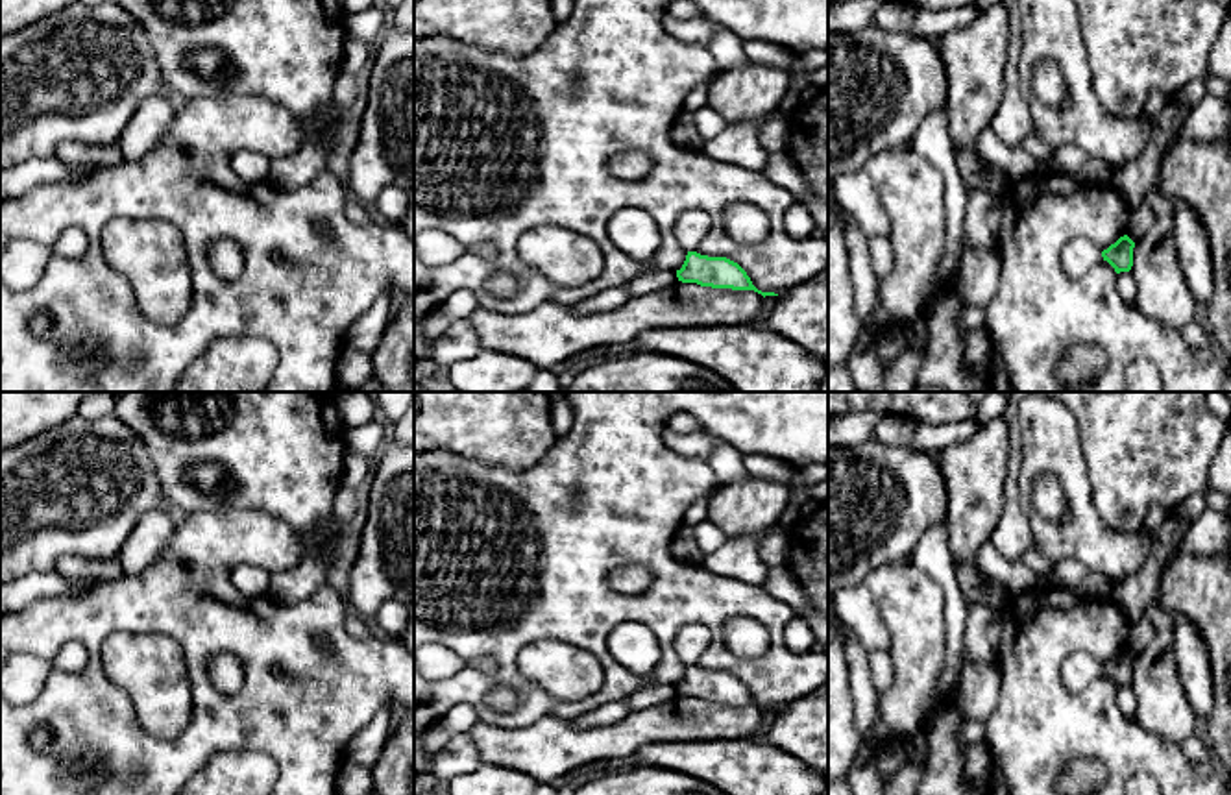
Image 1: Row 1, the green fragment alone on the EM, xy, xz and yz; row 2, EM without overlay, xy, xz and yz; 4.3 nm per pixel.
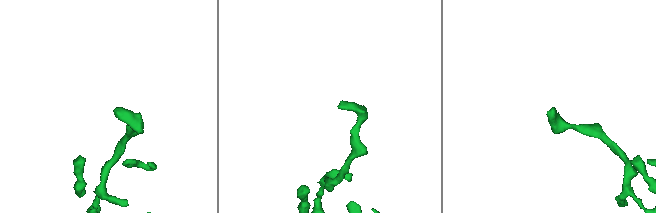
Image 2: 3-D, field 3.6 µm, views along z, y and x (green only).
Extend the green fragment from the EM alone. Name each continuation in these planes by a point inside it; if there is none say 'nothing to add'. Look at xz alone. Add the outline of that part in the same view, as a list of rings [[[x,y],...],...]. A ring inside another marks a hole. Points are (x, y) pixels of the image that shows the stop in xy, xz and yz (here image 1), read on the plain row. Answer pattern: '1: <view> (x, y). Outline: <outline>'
1: xz (692, 640). Outline: [[[688,625],[675,638],[675,651],[686,666],[695,666],[710,645],[712,632],[704,625]]]

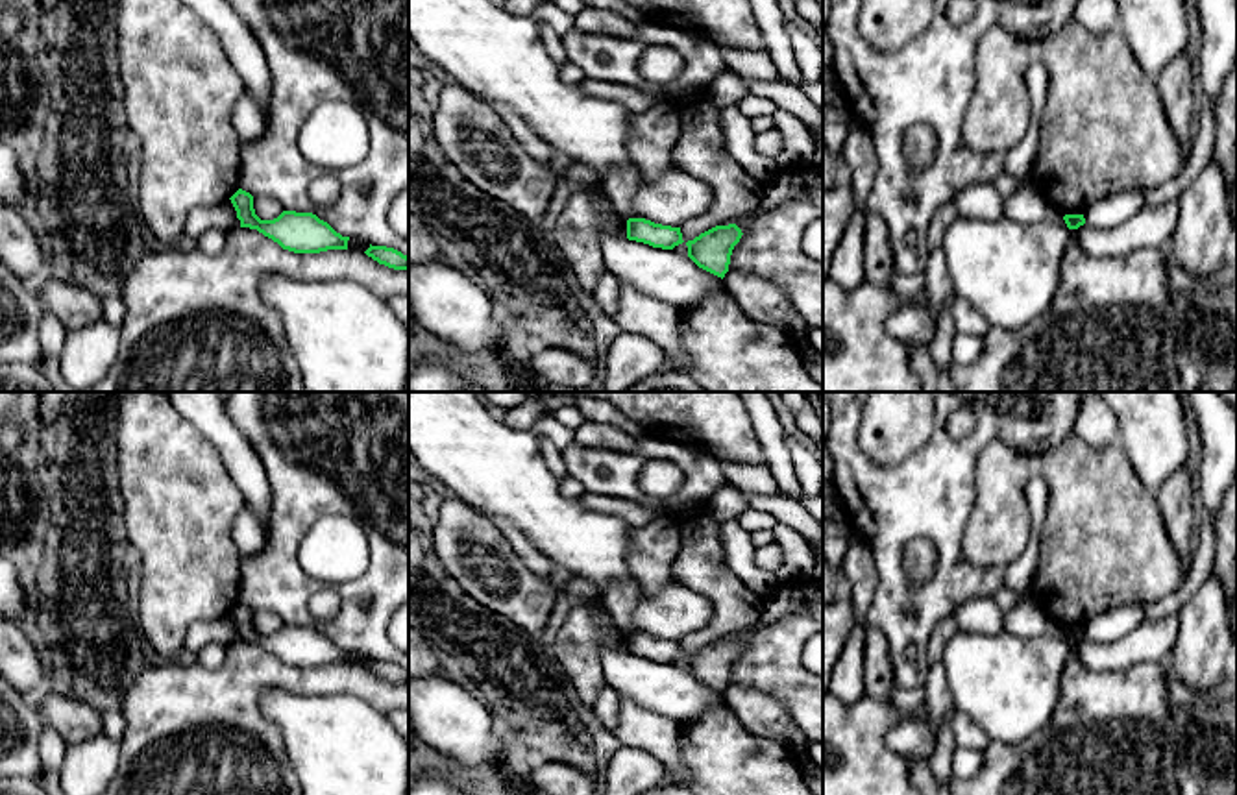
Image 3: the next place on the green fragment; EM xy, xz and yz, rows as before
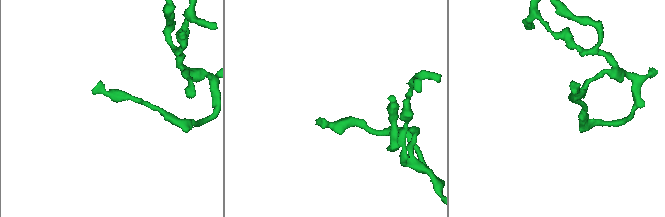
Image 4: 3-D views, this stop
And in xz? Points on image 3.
nothing to add

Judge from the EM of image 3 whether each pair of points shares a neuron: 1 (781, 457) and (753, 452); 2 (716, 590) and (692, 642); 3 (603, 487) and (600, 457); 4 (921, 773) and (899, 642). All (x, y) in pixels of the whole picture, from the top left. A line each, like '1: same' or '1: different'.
1: different
2: same
3: same
4: different

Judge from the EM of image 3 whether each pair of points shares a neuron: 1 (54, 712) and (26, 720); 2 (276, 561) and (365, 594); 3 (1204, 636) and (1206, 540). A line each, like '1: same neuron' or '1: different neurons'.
1: different neurons
2: same neuron
3: different neurons

